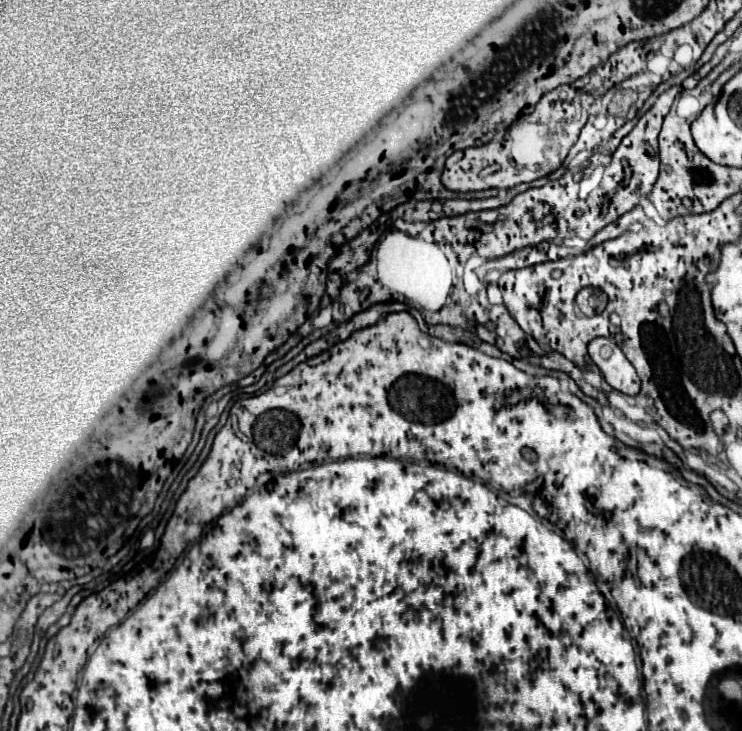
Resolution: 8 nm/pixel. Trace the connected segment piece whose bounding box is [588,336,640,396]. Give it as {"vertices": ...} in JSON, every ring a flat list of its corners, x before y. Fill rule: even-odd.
{"vertices":[[594,338,588,344,588,354,592,362,600,368,604,380,618,392,636,396,640,392,640,378,634,366,628,362,624,352,612,338]]}

